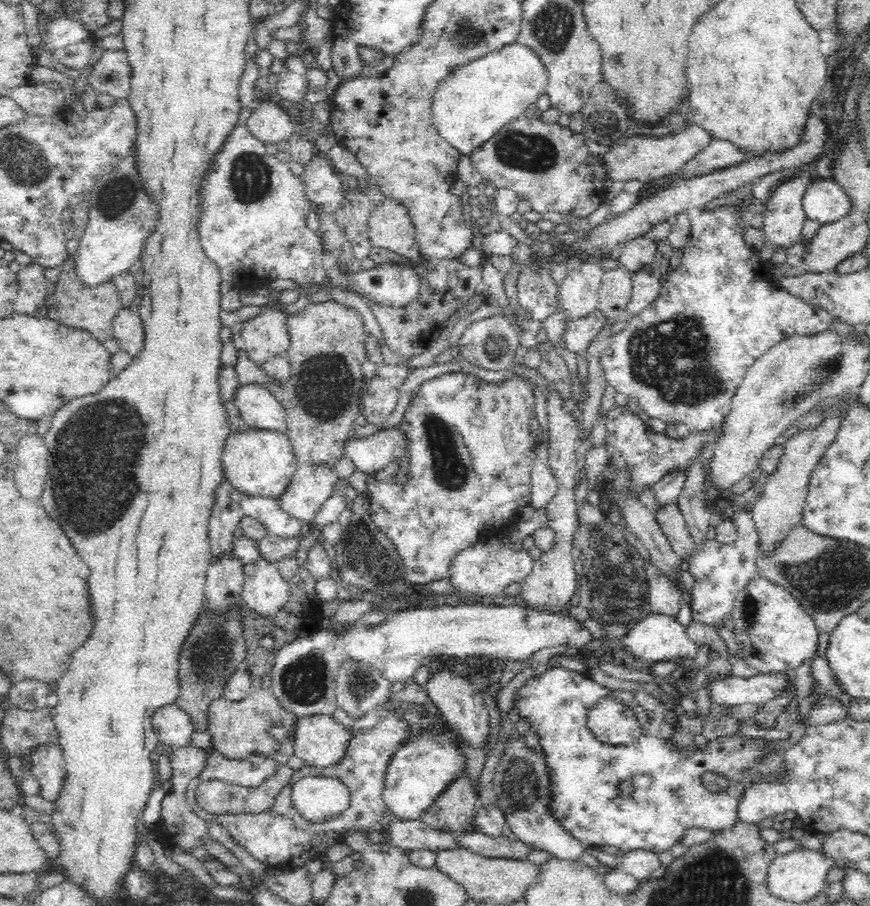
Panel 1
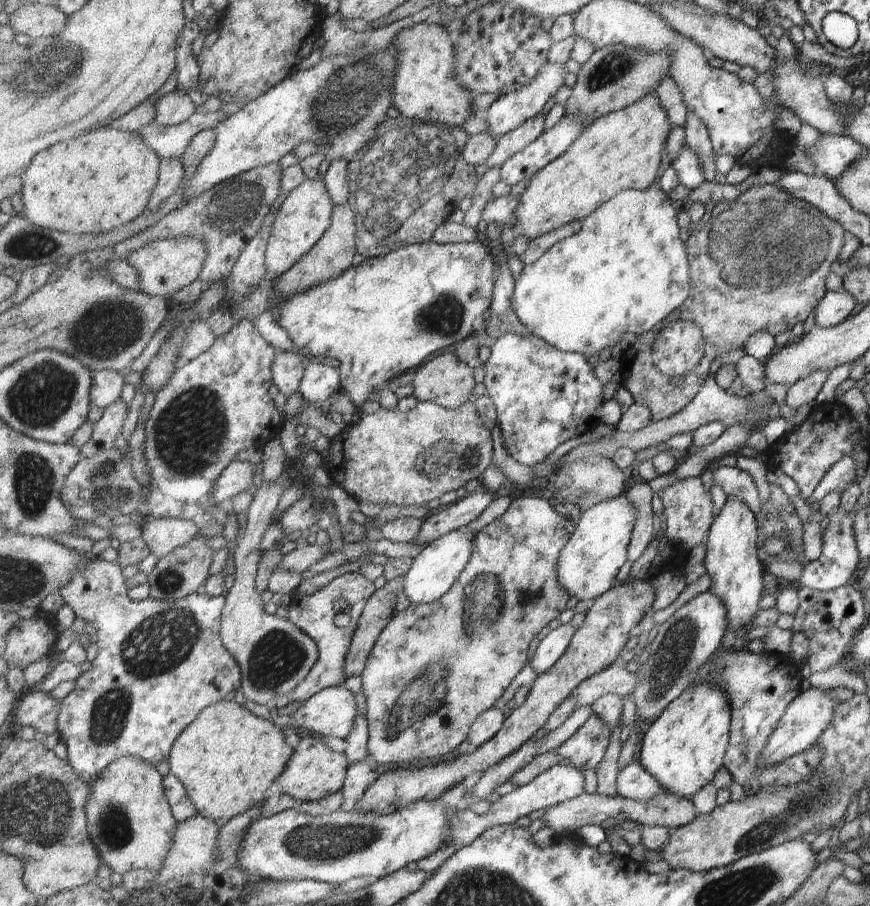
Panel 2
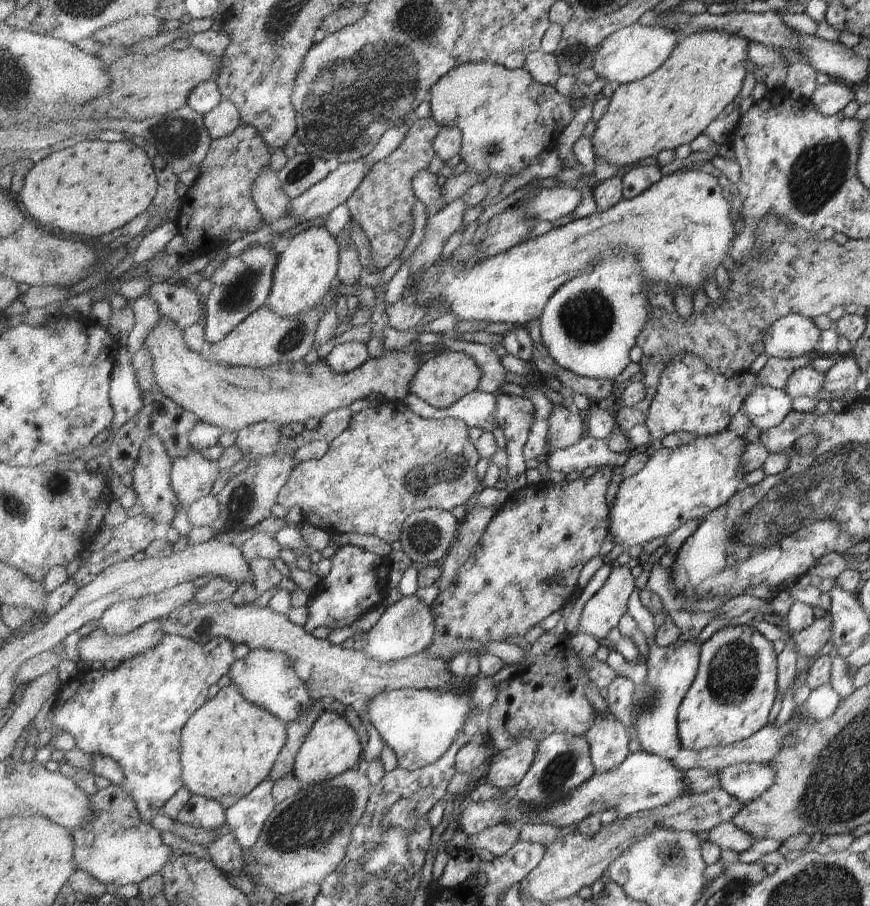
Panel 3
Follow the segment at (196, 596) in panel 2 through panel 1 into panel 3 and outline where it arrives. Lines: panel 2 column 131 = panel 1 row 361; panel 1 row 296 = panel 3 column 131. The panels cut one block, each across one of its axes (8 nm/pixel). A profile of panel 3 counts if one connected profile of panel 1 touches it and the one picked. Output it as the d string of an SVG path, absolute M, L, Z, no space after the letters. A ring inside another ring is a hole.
M165 635L161 642L158 642L152 649L143 651L141 654L133 658L124 660L116 669L99 671L91 671L90 669L79 673L76 677L66 682L63 687L55 694L53 702L55 721L54 730L56 734L59 731L67 731L77 739L78 748L83 752L90 754L102 754L112 758L118 766L122 768L124 780L119 785L124 788L136 800L137 808L140 810L141 818L145 823L150 823L155 814L161 811L168 800L171 800L181 788L184 782L182 779L182 730L185 728L187 721L209 700L209 688L213 684L217 684L225 674L228 676L231 667L235 664L235 643L228 638L217 637L206 643L195 642L192 638L187 638L179 635Z

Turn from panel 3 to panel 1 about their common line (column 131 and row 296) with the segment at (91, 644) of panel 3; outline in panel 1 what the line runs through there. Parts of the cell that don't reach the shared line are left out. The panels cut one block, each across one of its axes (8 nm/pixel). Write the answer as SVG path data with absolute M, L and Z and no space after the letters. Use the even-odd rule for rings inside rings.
M647 269L635 271L633 274L633 289L631 302L627 312L633 316L640 314L650 303L658 298L662 288L660 279L654 277Z

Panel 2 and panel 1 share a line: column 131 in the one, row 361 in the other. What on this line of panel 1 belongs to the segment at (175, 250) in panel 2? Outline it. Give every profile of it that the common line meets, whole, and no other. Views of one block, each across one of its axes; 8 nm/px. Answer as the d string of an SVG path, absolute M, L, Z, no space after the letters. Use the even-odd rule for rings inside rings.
M267 305L260 315L239 325L238 329L244 340L243 351L258 367L267 359L285 355L289 350L287 318L288 315L282 309Z

